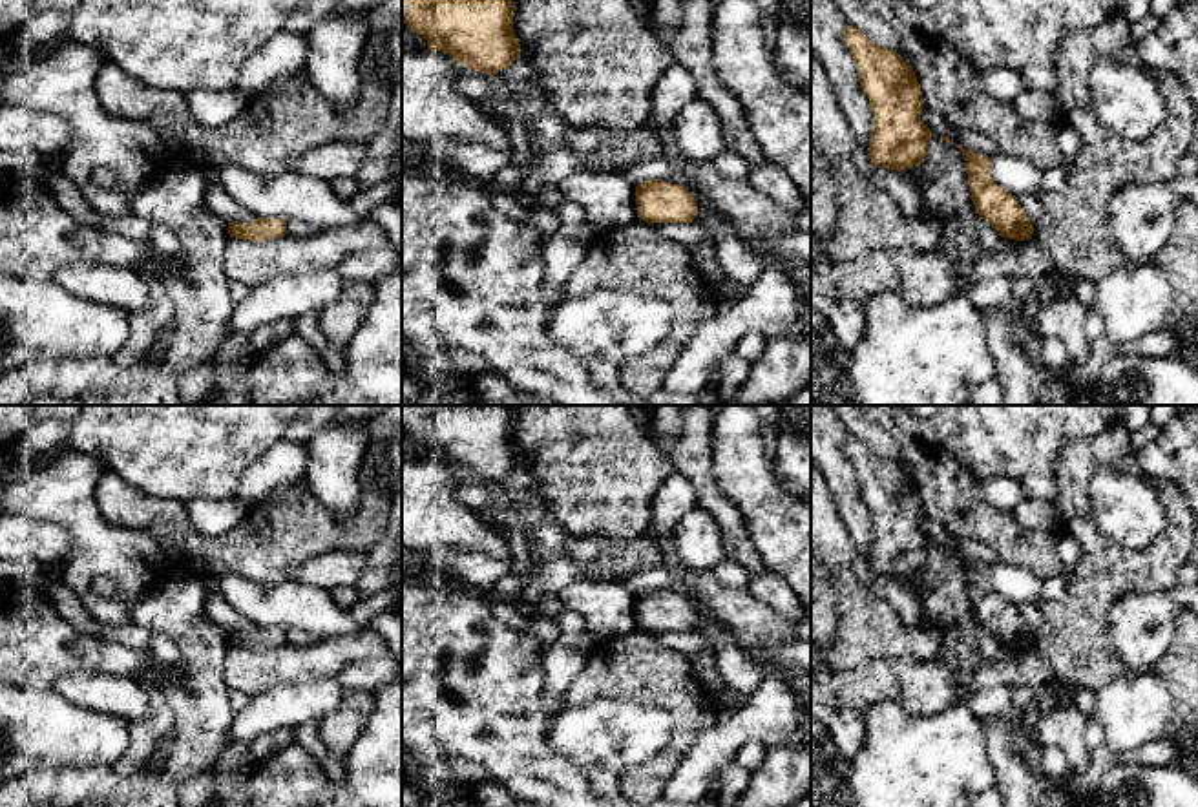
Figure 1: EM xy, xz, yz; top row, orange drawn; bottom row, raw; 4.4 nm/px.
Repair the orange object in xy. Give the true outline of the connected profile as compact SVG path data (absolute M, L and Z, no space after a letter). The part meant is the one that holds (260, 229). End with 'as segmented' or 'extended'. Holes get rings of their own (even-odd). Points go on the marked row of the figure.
M256 217L252 223L232 221L228 223L228 234L236 239L248 241L270 241L289 234L287 221Z; as segmented

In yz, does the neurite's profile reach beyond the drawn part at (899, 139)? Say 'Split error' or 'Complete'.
Complete

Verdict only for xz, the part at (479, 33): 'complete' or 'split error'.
complete

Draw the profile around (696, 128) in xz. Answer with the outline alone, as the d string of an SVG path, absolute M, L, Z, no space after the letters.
M699 97L676 115L672 133L688 161L710 162L725 150L721 124L710 104Z

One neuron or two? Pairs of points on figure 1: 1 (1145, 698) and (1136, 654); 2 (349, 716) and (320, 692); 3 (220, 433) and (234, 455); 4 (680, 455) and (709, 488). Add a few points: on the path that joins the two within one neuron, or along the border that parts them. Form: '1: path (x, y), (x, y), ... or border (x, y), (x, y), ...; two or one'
1: border (1131, 670), (1147, 672); two
2: border (344, 691), (338, 705), (318, 723); two
3: path (220, 439), (229, 450); one
4: path (687, 462), (704, 481); one

